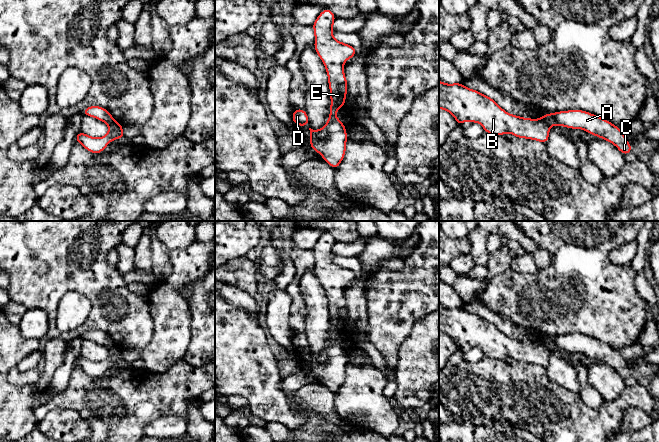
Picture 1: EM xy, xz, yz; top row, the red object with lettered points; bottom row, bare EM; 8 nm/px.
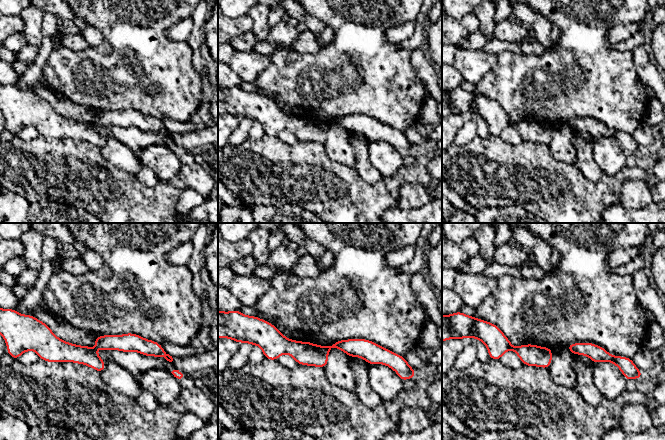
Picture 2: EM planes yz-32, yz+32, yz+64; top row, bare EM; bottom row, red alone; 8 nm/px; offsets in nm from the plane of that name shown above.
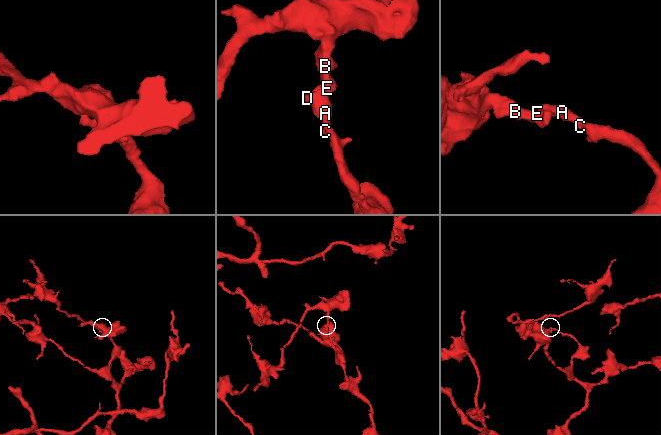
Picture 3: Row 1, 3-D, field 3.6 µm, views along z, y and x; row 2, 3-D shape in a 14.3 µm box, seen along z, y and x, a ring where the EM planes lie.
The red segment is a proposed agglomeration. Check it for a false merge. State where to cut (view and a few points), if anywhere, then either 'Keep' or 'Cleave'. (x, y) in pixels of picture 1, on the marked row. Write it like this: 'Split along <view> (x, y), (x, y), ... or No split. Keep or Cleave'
Split along yz (541, 118), (549, 126). Cleave

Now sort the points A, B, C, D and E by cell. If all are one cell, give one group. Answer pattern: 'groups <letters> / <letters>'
groups A C / B D E

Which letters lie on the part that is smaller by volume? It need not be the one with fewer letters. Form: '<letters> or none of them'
B, D, E

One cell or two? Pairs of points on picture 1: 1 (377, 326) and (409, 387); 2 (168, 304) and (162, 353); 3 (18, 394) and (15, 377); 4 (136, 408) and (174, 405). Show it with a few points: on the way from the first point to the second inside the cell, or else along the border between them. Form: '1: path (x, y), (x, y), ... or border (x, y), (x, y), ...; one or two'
1: border (404, 341), (399, 349), (398, 362), (394, 370); two
2: path (168, 316), (169, 341); one
3: border (10, 382), (16, 385), (33, 384); two
4: path (145, 403), (165, 403); one

